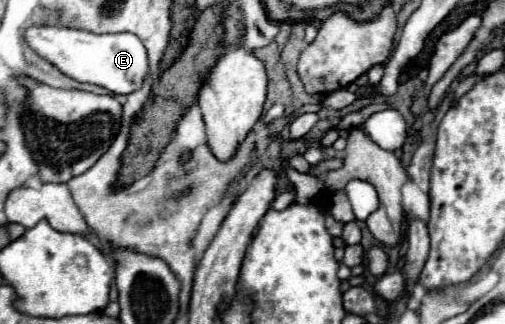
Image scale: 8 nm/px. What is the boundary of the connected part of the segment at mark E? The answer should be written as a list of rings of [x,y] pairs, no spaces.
[[[31,25],[23,33],[27,45],[45,61],[55,65],[63,75],[81,81],[95,83],[105,87],[111,93],[125,95],[141,87],[145,75],[149,73],[149,61],[145,47],[139,37],[133,33],[115,33],[115,35],[95,35],[89,31],[55,27],[55,25]]]

